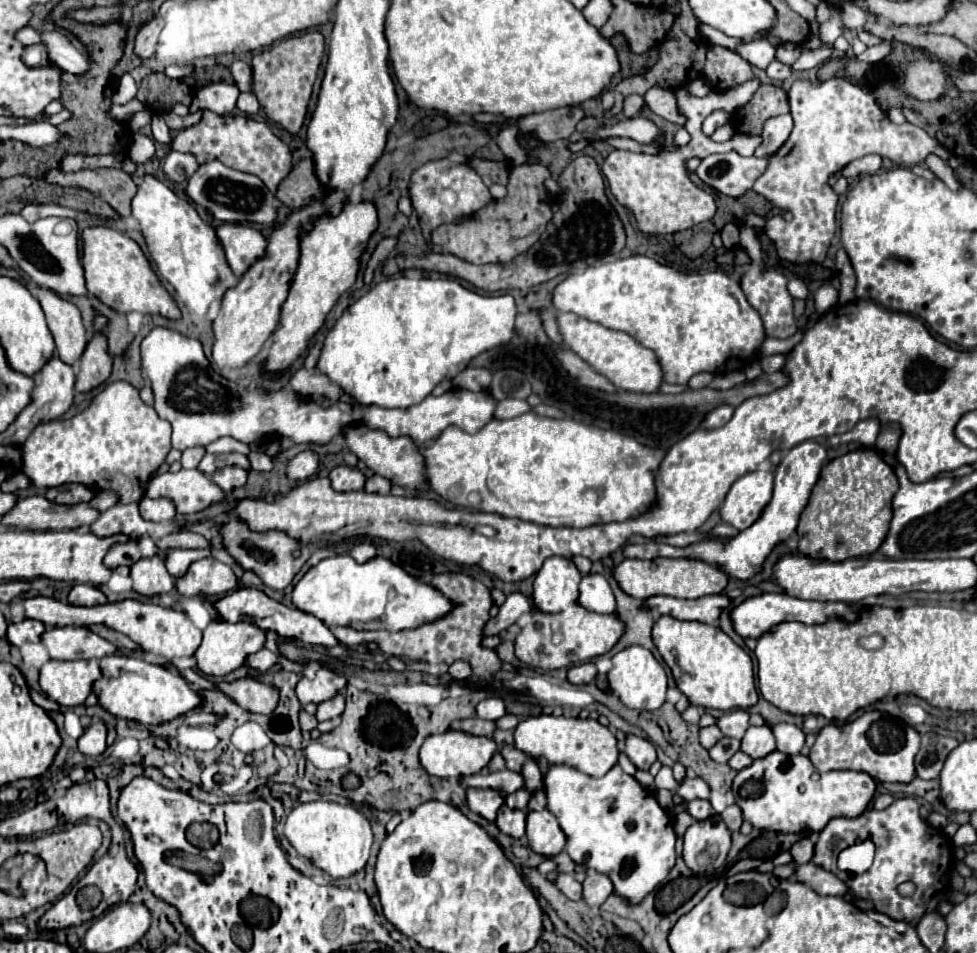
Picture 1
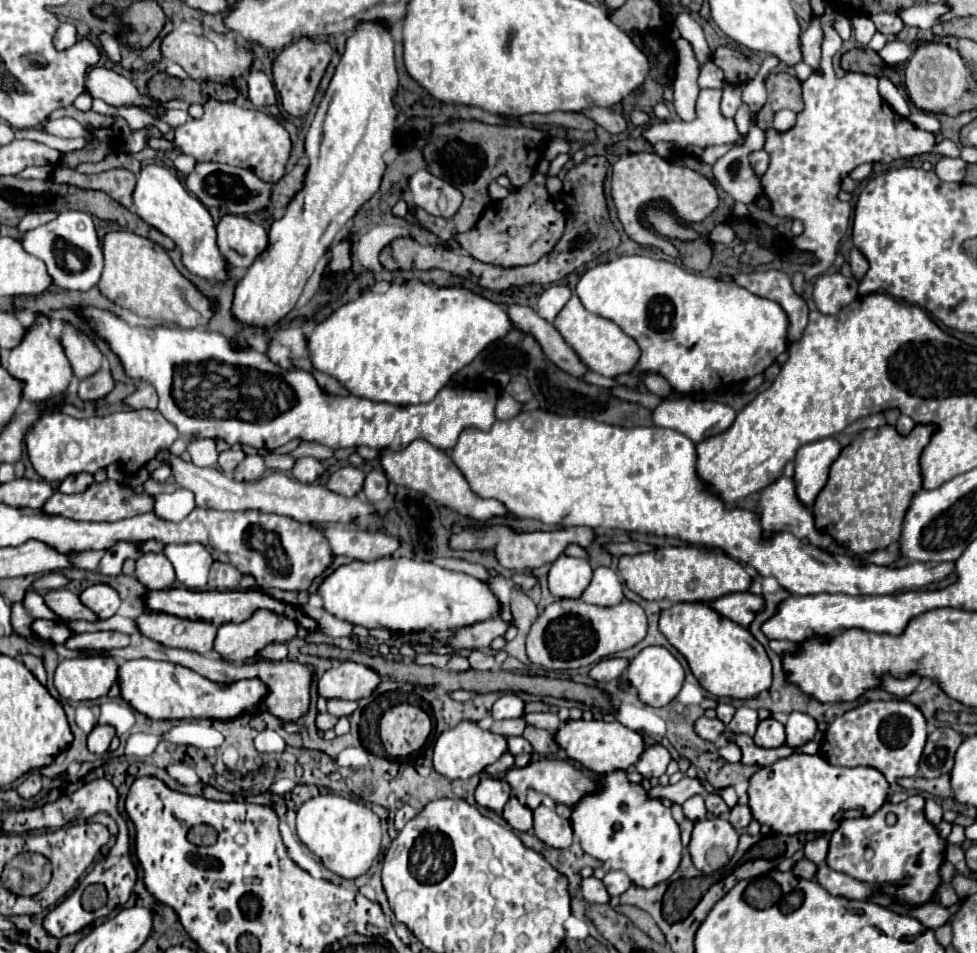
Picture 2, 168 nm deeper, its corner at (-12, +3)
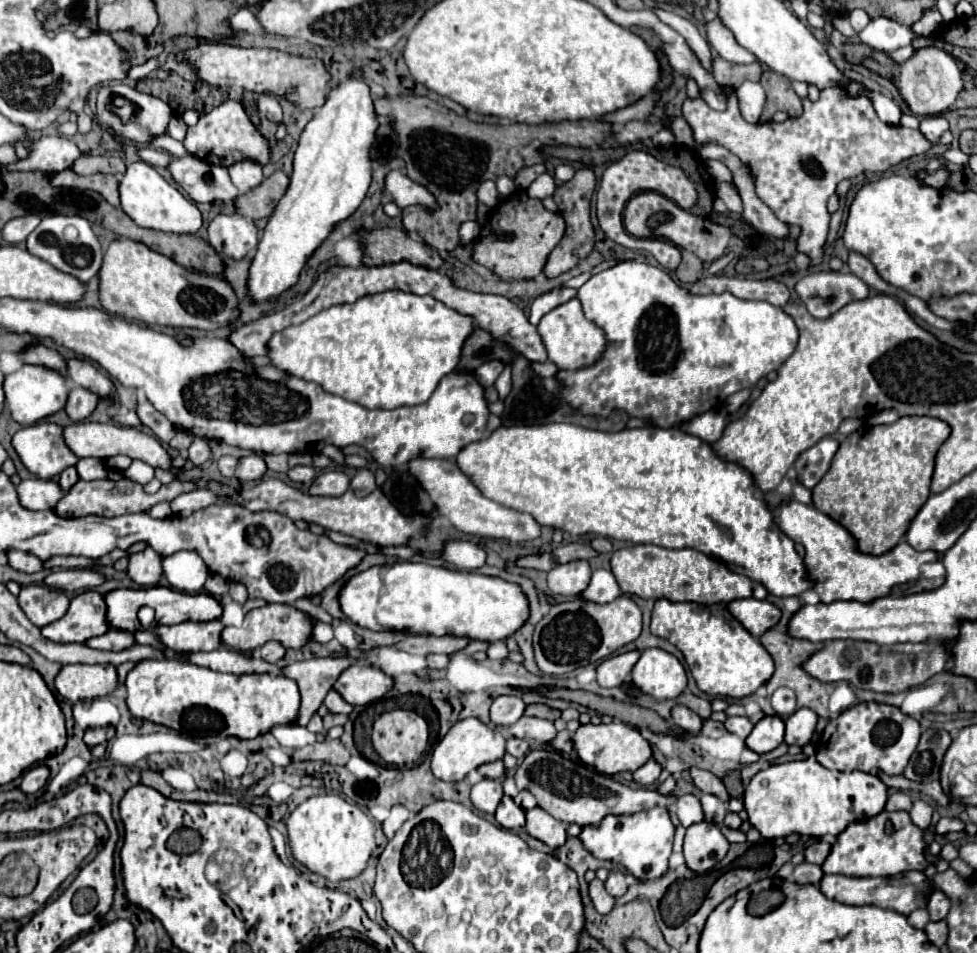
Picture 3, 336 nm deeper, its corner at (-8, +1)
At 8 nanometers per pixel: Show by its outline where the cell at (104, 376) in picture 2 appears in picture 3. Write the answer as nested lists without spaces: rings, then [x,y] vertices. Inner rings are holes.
[[[75,387],[69,393],[65,411],[73,423],[79,423],[79,421],[85,421],[93,413],[97,403],[99,403],[99,397],[95,397],[91,391],[85,391],[83,387]]]

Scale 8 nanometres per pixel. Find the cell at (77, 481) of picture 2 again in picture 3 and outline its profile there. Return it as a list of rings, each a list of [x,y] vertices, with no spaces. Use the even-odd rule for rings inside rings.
[[[67,467],[67,469],[59,475],[59,485],[61,485],[63,491],[69,491],[77,481],[79,481],[79,475],[77,475],[77,469],[75,469],[75,467]]]

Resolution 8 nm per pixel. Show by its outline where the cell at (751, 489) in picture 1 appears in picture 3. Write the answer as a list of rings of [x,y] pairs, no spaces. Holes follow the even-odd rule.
[[[789,501],[779,509],[775,517],[779,529],[791,537],[795,543],[805,547],[805,569],[807,579],[813,581],[813,591],[821,597],[821,603],[833,601],[859,601],[871,603],[879,597],[889,595],[895,585],[903,585],[907,581],[915,581],[921,575],[921,565],[939,561],[939,553],[935,551],[915,551],[905,539],[899,545],[883,555],[867,555],[857,551],[857,541],[853,535],[833,521],[829,515],[821,513],[811,505],[803,505],[797,501]]]

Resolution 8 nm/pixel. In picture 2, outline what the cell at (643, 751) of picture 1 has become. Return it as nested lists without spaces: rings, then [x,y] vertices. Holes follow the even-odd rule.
[[[651,745],[651,747],[647,747],[643,753],[641,753],[641,757],[639,757],[639,761],[637,761],[637,771],[645,777],[645,779],[651,779],[651,777],[661,777],[663,773],[665,773],[665,769],[667,769],[667,765],[669,765],[669,761],[671,761],[671,755],[669,755],[669,751],[663,747],[663,745]]]

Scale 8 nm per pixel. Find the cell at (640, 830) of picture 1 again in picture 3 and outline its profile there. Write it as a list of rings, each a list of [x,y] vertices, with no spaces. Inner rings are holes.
[[[653,807],[649,811],[635,813],[631,817],[605,817],[599,829],[583,827],[579,839],[597,859],[615,861],[627,867],[637,879],[659,879],[667,873],[667,861],[671,855],[675,825],[671,823],[667,807]]]

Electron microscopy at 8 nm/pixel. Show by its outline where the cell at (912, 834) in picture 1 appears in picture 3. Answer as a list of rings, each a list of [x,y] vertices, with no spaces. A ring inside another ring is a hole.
[[[881,811],[879,815],[867,819],[867,821],[857,821],[847,825],[847,829],[837,837],[837,843],[833,845],[829,857],[823,863],[823,873],[843,873],[851,877],[891,877],[903,871],[919,869],[925,871],[927,859],[923,855],[925,841],[923,841],[923,831],[913,825],[909,813],[905,811]],[[885,821],[891,821],[895,831],[887,835],[883,831]]]

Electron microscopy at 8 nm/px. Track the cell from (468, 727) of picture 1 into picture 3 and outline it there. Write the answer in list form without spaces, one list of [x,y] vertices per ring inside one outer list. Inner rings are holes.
[[[521,717],[515,725],[511,725],[511,733],[513,737],[525,739],[531,747],[545,747],[557,737],[553,721],[537,717]]]

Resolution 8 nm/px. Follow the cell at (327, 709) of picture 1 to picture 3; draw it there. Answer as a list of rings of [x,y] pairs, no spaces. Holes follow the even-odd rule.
[[[331,689],[331,691],[327,693],[327,697],[325,697],[325,707],[327,707],[331,713],[345,713],[345,715],[349,715],[349,713],[353,711],[353,707],[351,707],[335,689]]]

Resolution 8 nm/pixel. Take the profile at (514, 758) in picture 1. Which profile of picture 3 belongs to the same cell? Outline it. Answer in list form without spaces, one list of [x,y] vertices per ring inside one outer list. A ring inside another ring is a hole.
[[[509,737],[509,739],[507,739],[507,753],[511,753],[513,757],[517,757],[517,759],[523,759],[523,757],[527,755],[527,751],[529,751],[529,745],[527,745],[527,741],[523,741],[523,739],[517,739],[517,737]]]

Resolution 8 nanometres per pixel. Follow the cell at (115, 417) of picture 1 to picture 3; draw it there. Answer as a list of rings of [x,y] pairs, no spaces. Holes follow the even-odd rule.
[[[35,423],[21,427],[13,435],[13,449],[21,463],[41,479],[53,479],[63,469],[77,463],[77,457],[63,445],[61,427],[55,423]]]

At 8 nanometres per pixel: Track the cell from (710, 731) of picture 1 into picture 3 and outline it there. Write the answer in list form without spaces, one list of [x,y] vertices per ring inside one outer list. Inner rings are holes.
[[[677,703],[677,705],[671,709],[671,719],[675,721],[677,727],[681,727],[681,729],[693,733],[693,735],[697,735],[699,729],[701,729],[701,717],[699,717],[697,713],[693,713],[693,711],[691,711],[689,707],[685,707],[685,705],[679,705],[679,703]]]

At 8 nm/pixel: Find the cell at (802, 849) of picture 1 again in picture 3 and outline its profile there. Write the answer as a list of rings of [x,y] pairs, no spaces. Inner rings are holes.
[[[815,841],[813,845],[809,845],[809,847],[805,849],[805,859],[807,859],[809,863],[821,865],[821,863],[827,859],[829,851],[831,851],[831,843],[827,843],[827,841]]]

